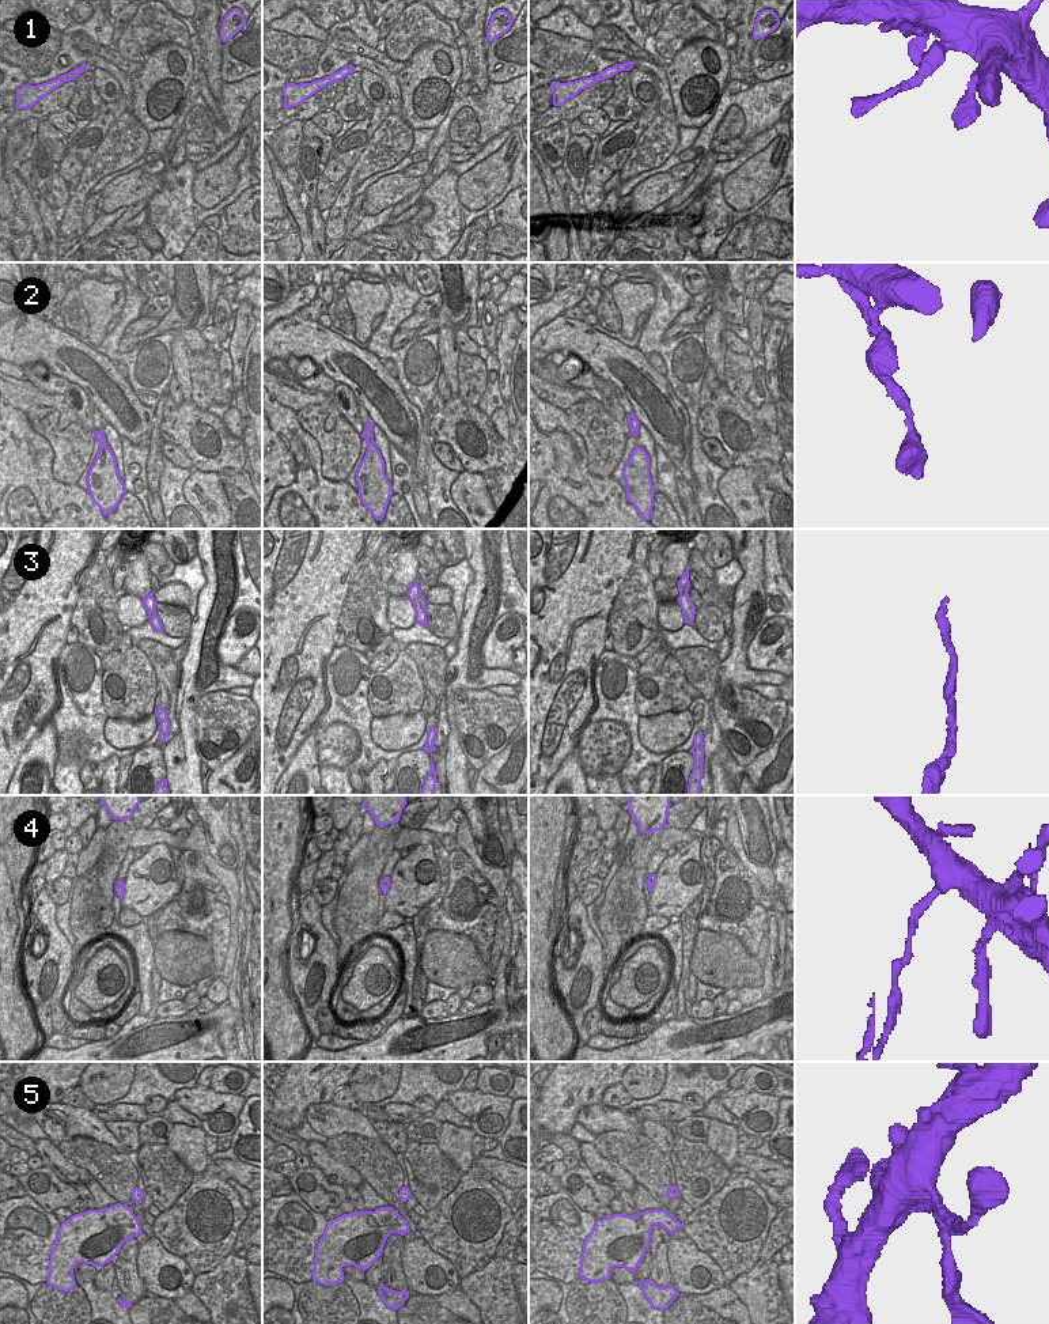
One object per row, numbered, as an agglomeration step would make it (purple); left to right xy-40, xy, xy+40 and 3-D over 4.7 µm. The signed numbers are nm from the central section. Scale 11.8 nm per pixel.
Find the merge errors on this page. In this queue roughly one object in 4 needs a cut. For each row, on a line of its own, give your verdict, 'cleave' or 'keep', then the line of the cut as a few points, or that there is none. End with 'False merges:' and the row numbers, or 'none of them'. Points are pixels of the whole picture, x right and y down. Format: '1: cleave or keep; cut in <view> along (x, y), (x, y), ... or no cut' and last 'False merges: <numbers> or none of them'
1: keep; no cut
2: keep; no cut
3: keep; no cut
4: cleave; cut in xy along (382, 880), (389, 882)
5: keep; no cut
False merges: 4

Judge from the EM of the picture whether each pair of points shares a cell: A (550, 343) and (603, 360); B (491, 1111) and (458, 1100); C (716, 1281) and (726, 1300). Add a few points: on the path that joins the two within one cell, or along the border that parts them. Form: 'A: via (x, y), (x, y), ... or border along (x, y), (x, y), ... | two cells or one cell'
A: via (564, 343), (584, 343), (590, 347) | one cell
B: via (484, 1107), (466, 1101) | one cell
C: border along (726, 1285), (692, 1296) | two cells

